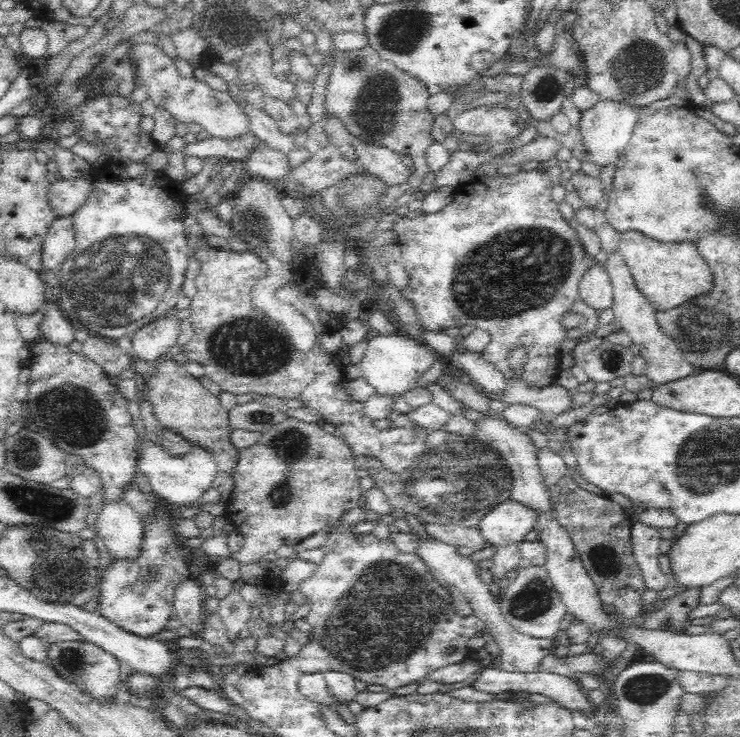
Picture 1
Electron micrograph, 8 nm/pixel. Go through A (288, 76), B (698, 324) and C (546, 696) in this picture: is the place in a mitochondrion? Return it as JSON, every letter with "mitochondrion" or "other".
{"A":"other","B":"mitochondrion","C":"other"}

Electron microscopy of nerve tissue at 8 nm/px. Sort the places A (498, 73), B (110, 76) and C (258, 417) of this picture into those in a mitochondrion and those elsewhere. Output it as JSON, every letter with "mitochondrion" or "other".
{"A":"other","B":"mitochondrion","C":"mitochondrion"}

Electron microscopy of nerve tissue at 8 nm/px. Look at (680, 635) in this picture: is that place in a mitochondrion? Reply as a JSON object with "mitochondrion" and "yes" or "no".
{"mitochondrion":"no"}

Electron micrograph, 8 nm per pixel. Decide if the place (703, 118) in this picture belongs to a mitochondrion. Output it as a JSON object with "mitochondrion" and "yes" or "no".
{"mitochondrion":"no"}

